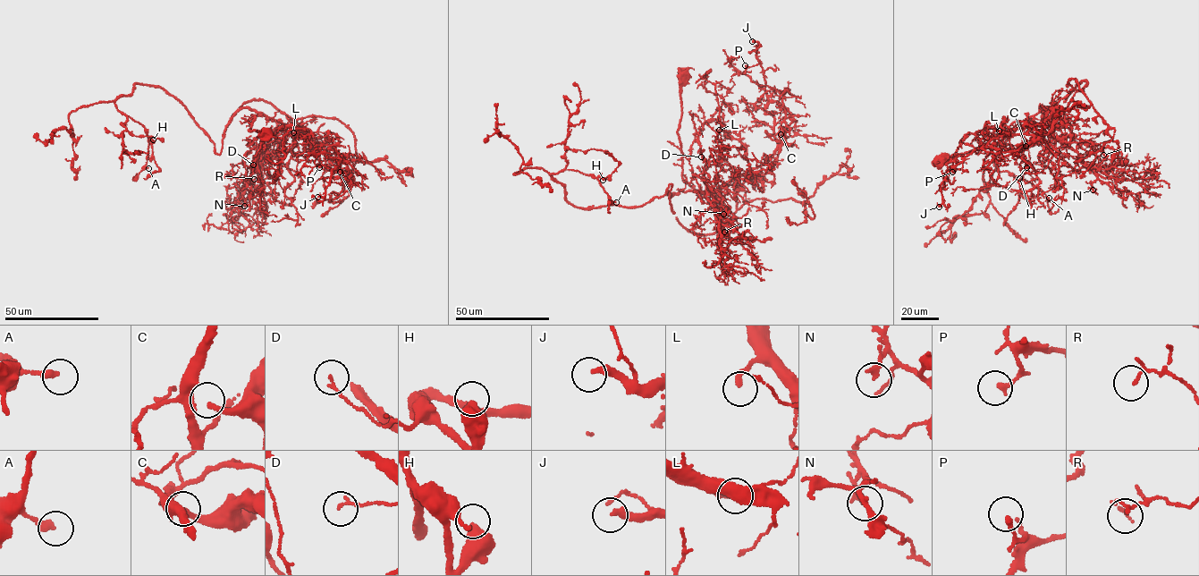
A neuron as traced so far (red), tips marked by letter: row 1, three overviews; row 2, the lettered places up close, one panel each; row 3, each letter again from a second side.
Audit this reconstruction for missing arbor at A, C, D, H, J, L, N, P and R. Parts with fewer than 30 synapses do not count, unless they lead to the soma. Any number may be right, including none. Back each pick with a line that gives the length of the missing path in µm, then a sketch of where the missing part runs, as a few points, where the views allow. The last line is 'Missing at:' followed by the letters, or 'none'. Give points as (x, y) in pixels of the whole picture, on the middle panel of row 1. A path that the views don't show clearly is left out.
Missing at: none

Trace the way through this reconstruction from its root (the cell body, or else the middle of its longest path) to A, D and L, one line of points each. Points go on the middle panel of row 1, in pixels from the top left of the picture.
A: (684, 75), (678, 131), (694, 190), (588, 208), (550, 173), (589, 174), (616, 202)
D: (684, 75), (685, 181), (710, 193), (749, 169), (716, 120), (699, 132), (701, 156)
L: (684, 75), (678, 131), (681, 172), (685, 181), (696, 190), (713, 192), (748, 170), (744, 147), (719, 130)

